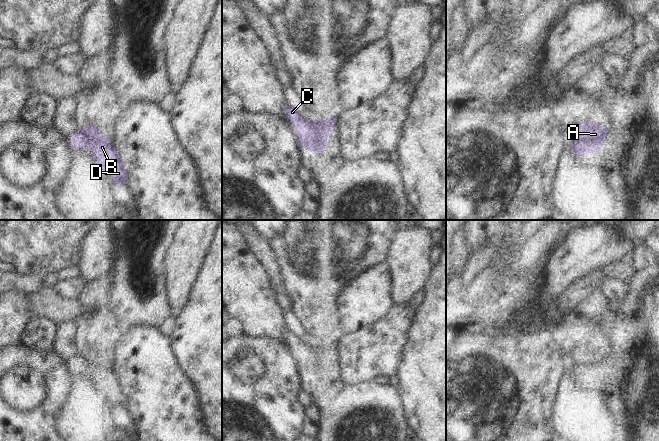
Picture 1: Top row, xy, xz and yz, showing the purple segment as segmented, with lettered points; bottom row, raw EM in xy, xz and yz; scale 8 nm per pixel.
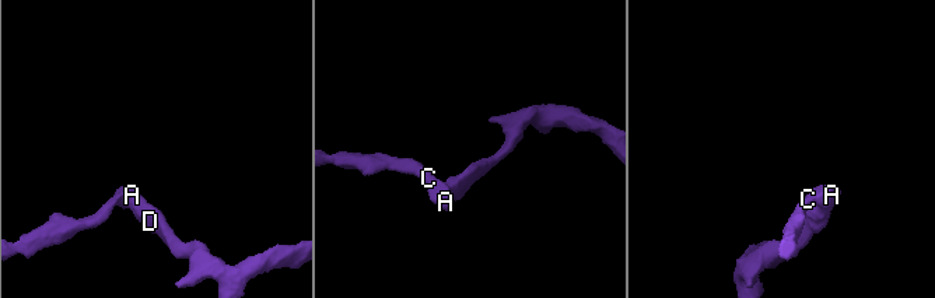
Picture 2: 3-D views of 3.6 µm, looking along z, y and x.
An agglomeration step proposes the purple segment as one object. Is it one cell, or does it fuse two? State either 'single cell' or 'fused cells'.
single cell

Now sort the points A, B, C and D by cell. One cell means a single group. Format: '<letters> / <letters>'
A B C D

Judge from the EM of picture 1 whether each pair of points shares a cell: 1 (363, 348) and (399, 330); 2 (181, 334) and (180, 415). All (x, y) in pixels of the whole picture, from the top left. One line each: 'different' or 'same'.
1: same
2: different

